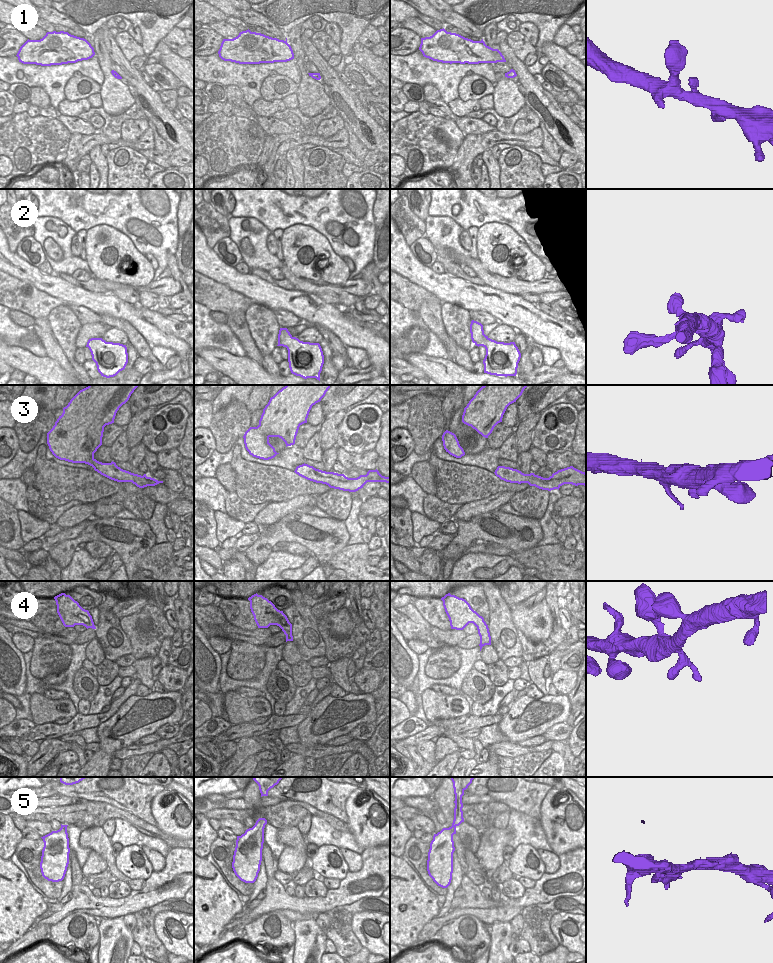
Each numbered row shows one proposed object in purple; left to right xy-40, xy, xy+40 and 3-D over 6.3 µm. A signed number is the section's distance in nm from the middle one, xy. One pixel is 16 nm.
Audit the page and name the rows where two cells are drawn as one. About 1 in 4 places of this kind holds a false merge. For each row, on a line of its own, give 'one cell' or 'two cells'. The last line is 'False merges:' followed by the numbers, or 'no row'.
1: one cell
2: one cell
3: one cell
4: one cell
5: one cell
False merges: no row

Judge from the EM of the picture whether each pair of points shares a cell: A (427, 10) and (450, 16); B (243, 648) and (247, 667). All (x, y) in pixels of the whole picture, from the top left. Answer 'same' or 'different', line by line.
A: different
B: same

